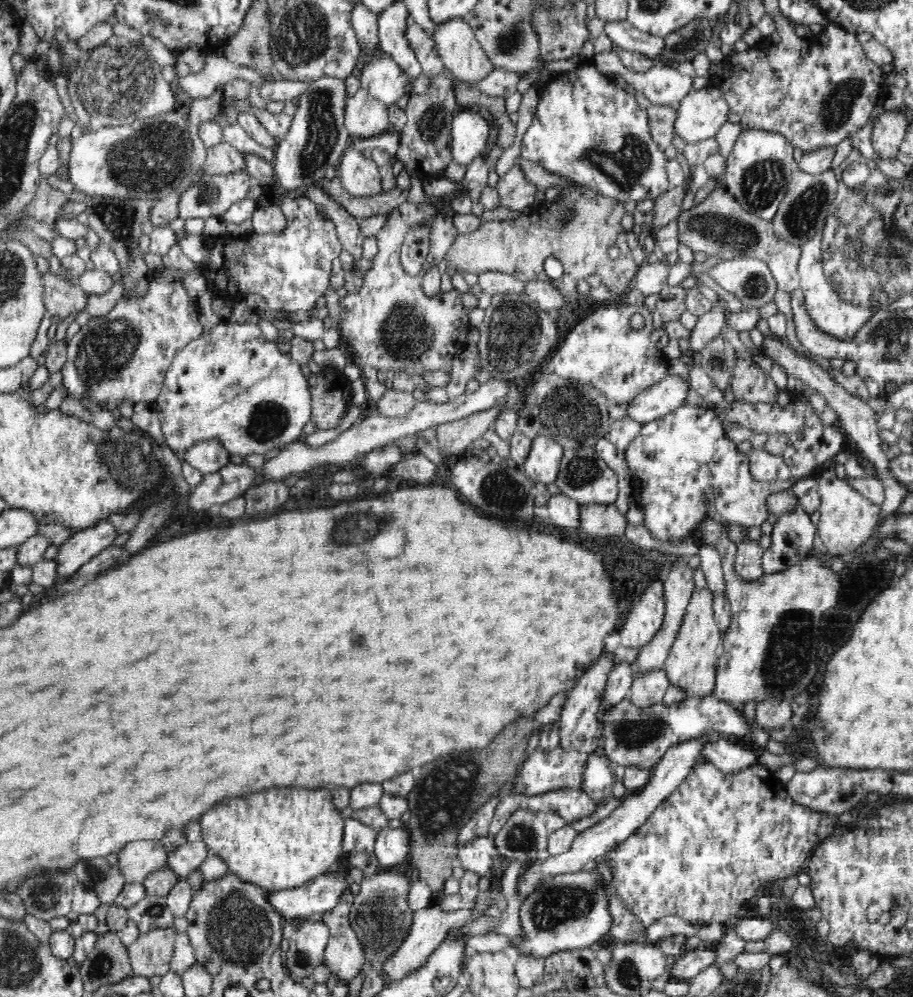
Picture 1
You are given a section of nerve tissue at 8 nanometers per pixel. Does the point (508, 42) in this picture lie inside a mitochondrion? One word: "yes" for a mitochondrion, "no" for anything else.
yes

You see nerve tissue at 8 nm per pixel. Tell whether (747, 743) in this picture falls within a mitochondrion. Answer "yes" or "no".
no

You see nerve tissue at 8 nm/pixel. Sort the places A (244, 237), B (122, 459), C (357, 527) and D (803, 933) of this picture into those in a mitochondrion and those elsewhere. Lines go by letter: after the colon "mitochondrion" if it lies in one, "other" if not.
A: other
B: mitochondrion
C: mitochondrion
D: other

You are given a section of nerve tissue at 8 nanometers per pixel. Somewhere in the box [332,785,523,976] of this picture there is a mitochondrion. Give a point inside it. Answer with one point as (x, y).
(381, 921)

